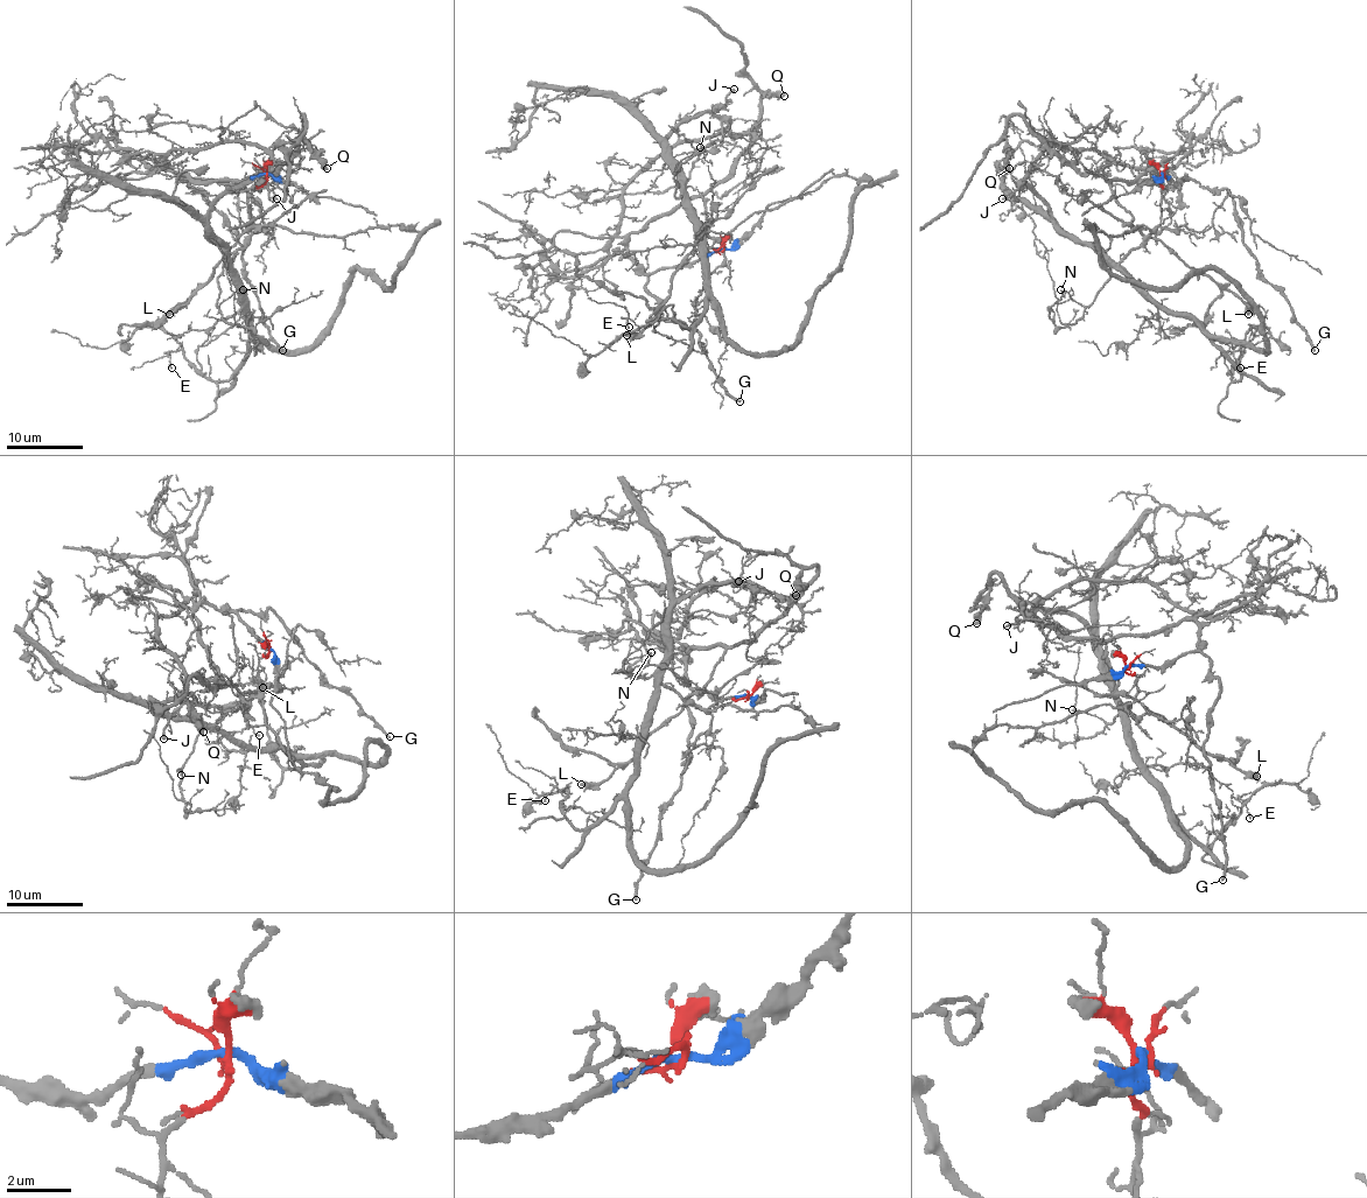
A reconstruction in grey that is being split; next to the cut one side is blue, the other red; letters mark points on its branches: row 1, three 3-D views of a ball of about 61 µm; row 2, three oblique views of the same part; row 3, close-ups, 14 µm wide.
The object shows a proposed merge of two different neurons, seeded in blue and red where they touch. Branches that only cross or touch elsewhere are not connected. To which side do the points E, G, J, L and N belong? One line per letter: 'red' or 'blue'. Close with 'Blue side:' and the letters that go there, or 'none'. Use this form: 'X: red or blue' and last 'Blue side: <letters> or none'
E: red
G: blue
J: red
L: blue
N: red
Blue side: G, L

